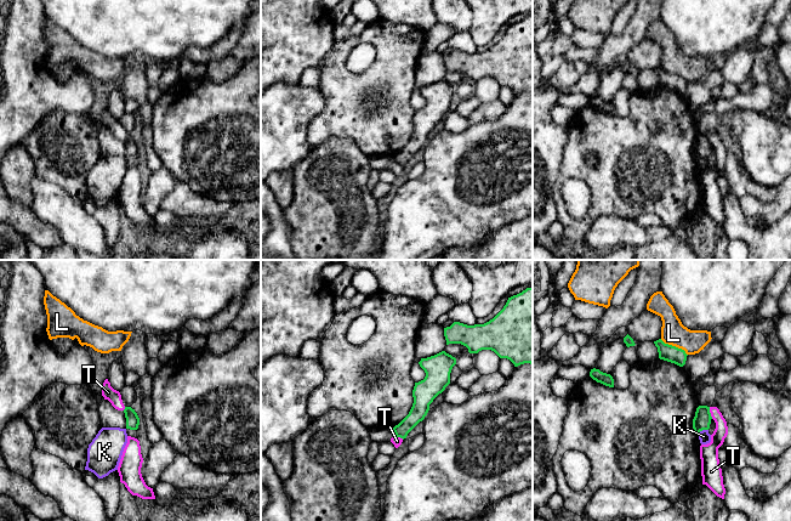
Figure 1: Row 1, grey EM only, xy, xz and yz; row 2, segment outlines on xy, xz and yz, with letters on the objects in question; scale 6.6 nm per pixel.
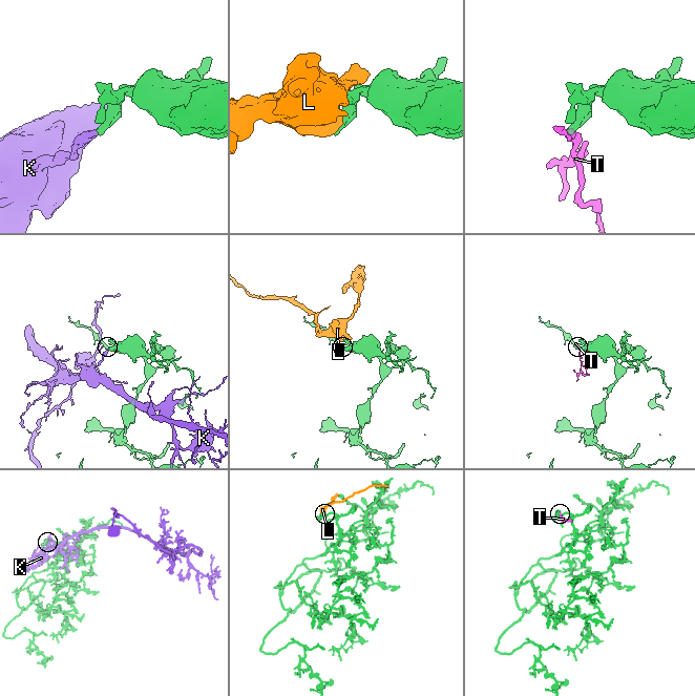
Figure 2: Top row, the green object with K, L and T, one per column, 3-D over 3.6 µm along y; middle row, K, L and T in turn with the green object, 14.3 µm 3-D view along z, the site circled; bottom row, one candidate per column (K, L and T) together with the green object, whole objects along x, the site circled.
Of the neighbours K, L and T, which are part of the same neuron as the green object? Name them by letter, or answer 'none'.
none

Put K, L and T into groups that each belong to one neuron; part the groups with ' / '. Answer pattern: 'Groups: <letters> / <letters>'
Groups: K / L / T

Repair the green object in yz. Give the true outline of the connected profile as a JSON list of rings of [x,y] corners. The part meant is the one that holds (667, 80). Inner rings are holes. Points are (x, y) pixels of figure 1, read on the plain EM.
[[[661,67],[654,69],[654,72],[658,75],[660,87],[675,91],[679,95],[685,92],[688,83],[684,78],[665,72]]]

